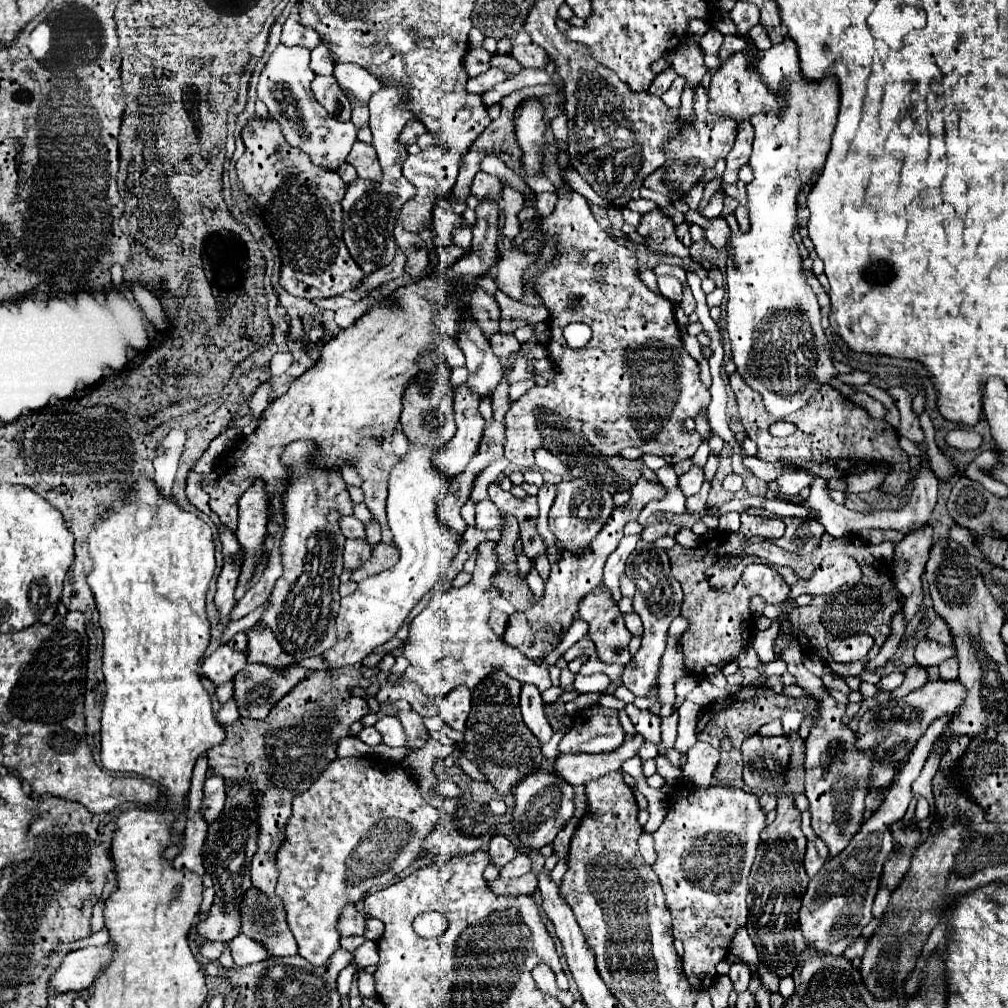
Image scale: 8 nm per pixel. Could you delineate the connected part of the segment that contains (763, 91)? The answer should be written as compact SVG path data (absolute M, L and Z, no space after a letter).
M742 51L730 55L718 71L712 75L710 89L708 89L708 111L714 115L724 115L730 117L738 123L744 123L750 119L750 115L766 109L776 109L776 97L766 89L758 73L750 73L750 63Z

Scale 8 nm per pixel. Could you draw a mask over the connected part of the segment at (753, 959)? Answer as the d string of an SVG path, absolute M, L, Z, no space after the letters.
M746 929L738 931L738 935L734 935L734 941L732 941L730 953L736 955L736 957L740 957L742 961L746 961L748 967L750 967L752 971L756 971L760 959L758 959L756 947L754 947L754 943L752 943L752 939L750 939L750 935L748 935Z

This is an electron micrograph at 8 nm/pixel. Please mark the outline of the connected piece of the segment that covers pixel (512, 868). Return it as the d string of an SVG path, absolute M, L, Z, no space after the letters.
M520 853L516 859L512 859L506 867L500 869L500 877L512 879L512 877L522 877L532 869L532 859L526 853Z

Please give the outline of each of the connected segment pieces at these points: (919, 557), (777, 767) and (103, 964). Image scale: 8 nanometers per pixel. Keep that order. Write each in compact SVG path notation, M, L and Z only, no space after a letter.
M930 525L906 535L896 543L896 561L894 561L894 583L896 589L904 595L904 615L910 621L922 605L922 581L920 575L924 571L928 549L933 540L933 529Z
M750 735L742 743L744 781L752 789L774 789L784 785L790 743L786 737Z
M112 943L102 947L84 947L68 953L60 965L60 969L50 979L50 987L54 993L66 991L82 991L90 987L90 981L102 973L114 959Z

